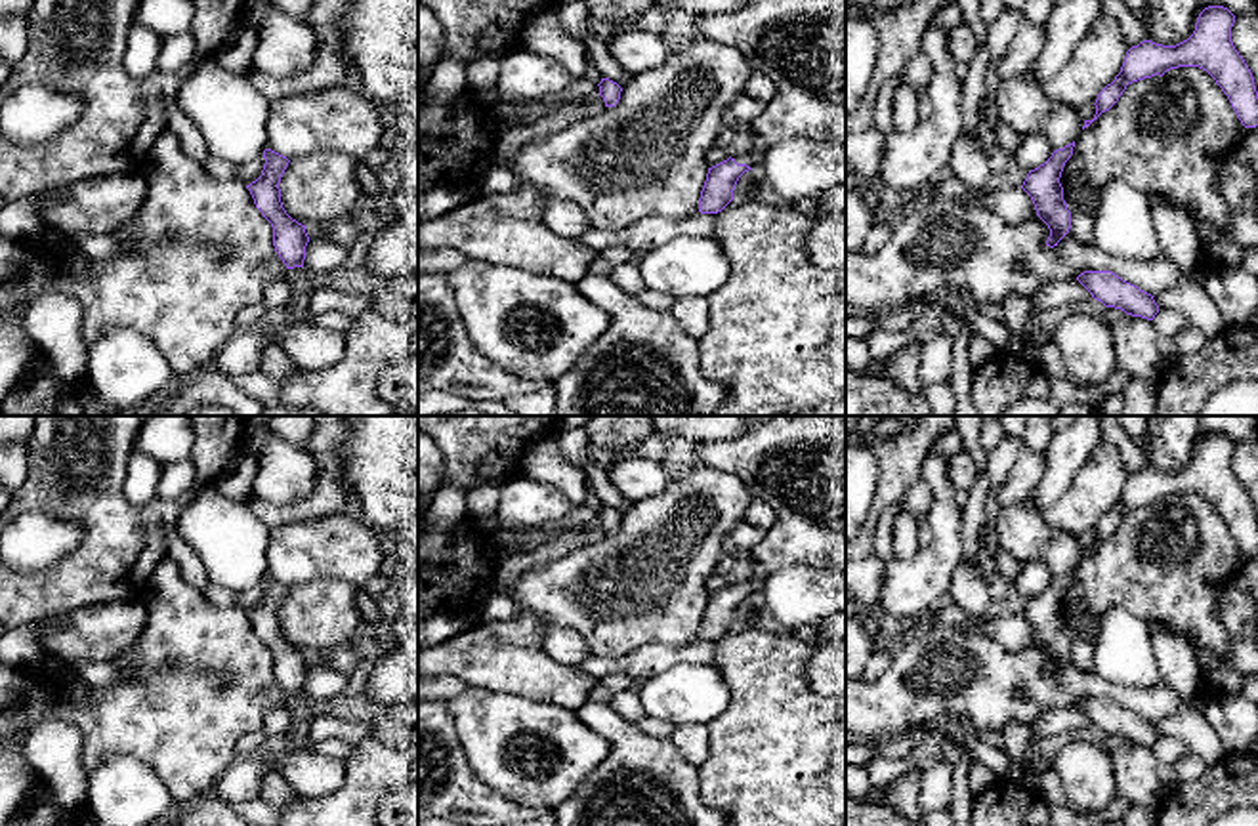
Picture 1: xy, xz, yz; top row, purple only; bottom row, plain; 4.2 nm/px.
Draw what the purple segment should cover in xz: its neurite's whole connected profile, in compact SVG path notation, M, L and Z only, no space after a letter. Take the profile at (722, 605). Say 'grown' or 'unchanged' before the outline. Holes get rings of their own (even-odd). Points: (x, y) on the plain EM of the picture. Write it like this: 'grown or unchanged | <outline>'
grown | M750 576L744 582L727 586L708 595L704 614L699 626L701 641L718 641L733 628L733 616L739 605L748 597L758 597L762 589L762 578Z

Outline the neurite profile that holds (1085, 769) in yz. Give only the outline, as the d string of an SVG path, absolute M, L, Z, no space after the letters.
M1073 736L1056 757L1056 773L1071 809L1092 815L1117 795L1111 752Z

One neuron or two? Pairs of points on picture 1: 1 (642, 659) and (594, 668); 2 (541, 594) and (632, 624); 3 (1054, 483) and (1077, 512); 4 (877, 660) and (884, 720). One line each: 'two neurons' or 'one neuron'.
1: one neuron
2: one neuron
3: two neurons
4: two neurons

